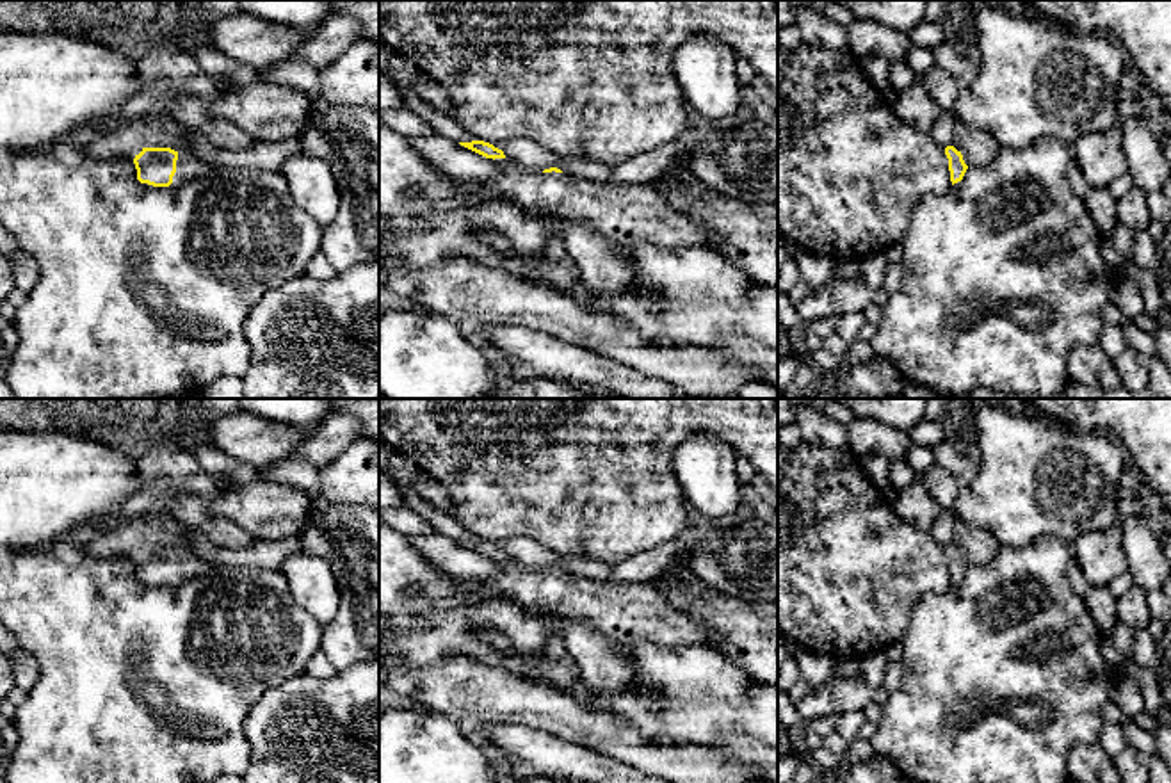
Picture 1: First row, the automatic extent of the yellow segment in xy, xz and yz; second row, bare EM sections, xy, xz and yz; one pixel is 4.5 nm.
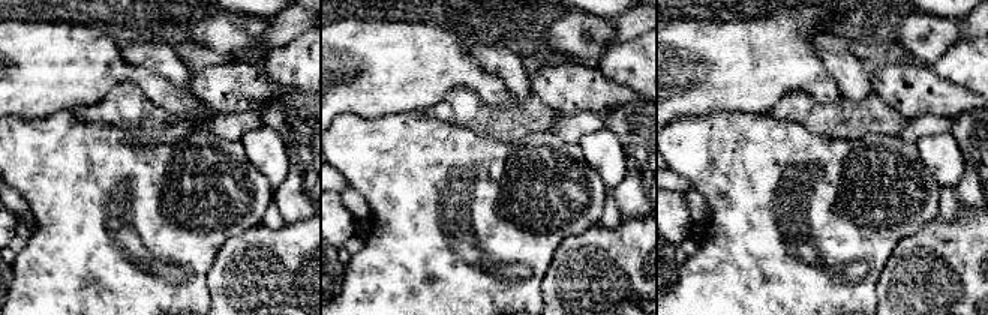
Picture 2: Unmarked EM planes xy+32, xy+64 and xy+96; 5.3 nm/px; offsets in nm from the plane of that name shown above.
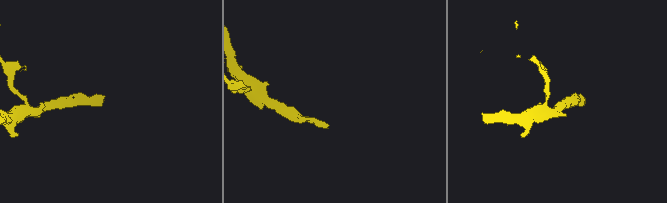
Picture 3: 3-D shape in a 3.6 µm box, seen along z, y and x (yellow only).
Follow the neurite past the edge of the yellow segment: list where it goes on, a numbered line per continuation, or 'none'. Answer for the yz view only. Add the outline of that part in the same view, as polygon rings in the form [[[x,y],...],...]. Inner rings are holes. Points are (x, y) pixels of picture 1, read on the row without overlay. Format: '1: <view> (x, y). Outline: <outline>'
1: yz (977, 545). Outline: [[[957,520],[954,525],[952,543],[968,566],[989,562],[1000,550],[1000,543],[986,529],[968,525]]]

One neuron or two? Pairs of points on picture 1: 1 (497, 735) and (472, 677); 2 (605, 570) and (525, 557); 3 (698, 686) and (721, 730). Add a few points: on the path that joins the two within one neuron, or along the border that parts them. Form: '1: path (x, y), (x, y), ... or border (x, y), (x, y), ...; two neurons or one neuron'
1: border (484, 723), (522, 723), (534, 730); two neurons
2: path (586, 566), (545, 557); one neuron
3: border (750, 694), (742, 703), (666, 705); two neurons

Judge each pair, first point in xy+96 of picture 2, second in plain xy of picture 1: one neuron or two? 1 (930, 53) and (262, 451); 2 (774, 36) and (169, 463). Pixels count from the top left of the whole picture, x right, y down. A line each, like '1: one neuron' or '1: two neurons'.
1: one neuron
2: two neurons

